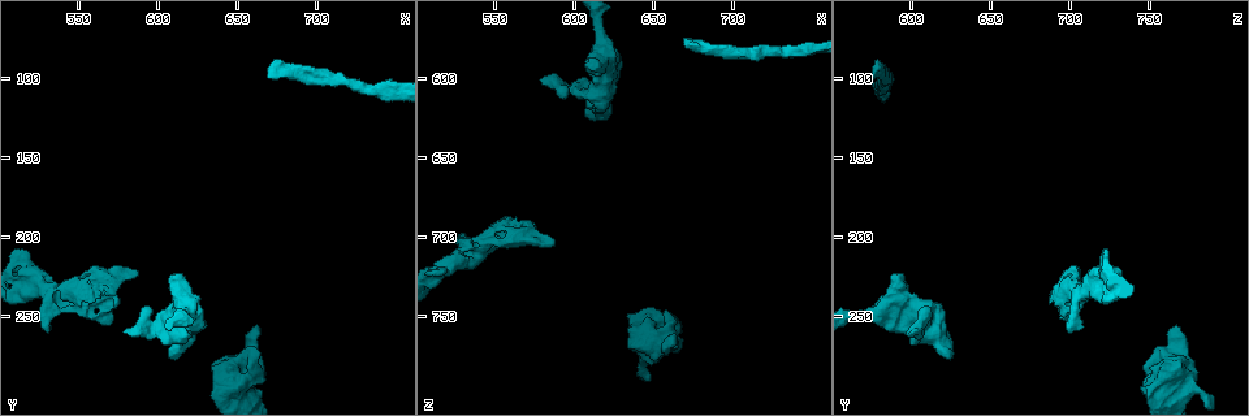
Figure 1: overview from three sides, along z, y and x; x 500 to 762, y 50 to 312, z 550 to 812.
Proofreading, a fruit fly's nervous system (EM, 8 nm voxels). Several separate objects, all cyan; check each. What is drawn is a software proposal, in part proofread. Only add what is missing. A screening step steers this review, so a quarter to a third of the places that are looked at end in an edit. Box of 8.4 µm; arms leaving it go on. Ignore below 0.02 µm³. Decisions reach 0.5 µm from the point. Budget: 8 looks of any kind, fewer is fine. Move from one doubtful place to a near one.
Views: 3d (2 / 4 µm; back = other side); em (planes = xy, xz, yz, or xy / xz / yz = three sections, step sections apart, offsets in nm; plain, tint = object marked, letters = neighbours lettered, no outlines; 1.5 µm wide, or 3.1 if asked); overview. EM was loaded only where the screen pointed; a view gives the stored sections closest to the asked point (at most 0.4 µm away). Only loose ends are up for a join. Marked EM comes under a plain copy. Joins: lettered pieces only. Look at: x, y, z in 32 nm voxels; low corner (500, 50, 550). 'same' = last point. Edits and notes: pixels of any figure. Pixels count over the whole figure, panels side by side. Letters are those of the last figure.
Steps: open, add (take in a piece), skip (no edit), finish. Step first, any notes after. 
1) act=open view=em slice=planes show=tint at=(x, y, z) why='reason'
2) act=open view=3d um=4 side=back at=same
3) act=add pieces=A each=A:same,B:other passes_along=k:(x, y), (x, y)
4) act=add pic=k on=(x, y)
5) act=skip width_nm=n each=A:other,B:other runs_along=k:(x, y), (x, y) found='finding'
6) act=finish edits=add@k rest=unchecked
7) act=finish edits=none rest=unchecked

act=open view=em slice=planes show=letters at=(658, 256, 770) why='free end'

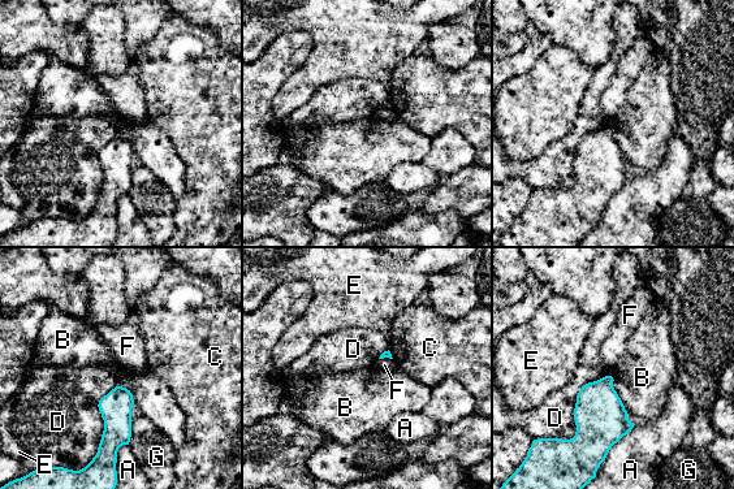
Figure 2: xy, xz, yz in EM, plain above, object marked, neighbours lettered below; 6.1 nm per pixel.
act=skip longest_contact=D:500nm each=A:other,B:other,C:other,D:other,E:other,F:other,G:other found='no lettered piece goes on from it'

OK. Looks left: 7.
act=open view=3d um=2 at=(530, 260, 700) why='branch stops here'

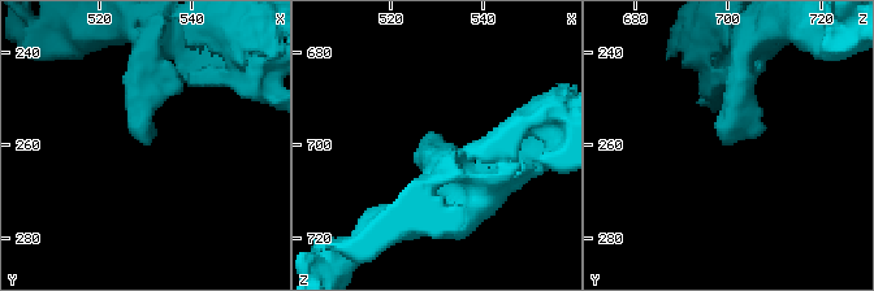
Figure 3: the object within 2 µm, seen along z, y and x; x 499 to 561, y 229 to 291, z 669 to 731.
act=open view=em slice=planes show=letters at=(530, 259, 699) why='need the tissue'

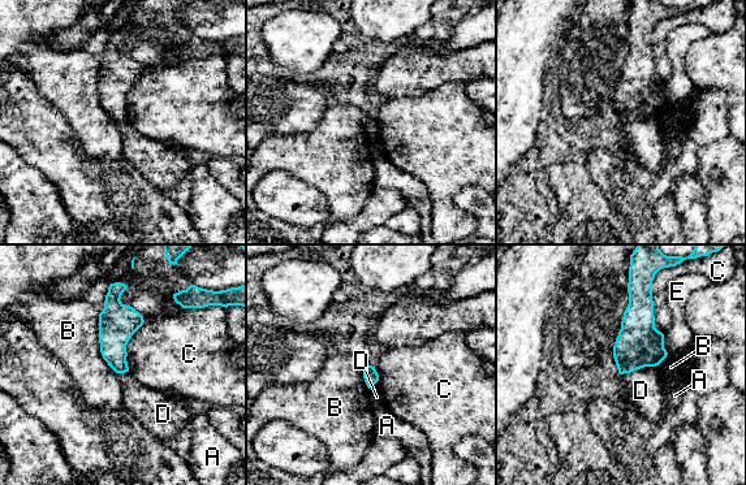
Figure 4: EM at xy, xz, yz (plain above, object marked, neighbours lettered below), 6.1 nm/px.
act=skip each=A:other,B:other,C:other,D:other,E:other border=4:(651, 285), (654, 325), (663, 334) found='no lettered piece goes on from it'

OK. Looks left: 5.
act=open view=em slice=planes show=letters at=(578, 260, 600)

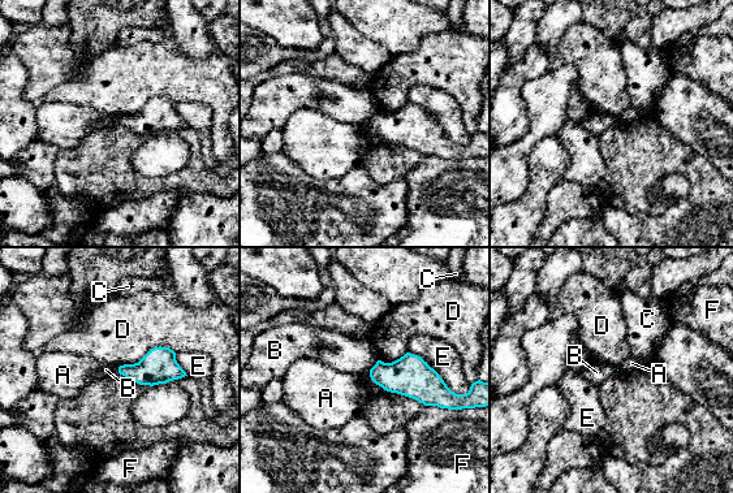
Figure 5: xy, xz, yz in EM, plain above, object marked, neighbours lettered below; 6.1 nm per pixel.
act=skip each=A:other,B:other,C:other,D:other,E:other,F:other border=5:(378, 360), (370, 370) found='no lettered piece goes on from it'

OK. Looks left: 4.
act=finish edits=none rest=unchecked

